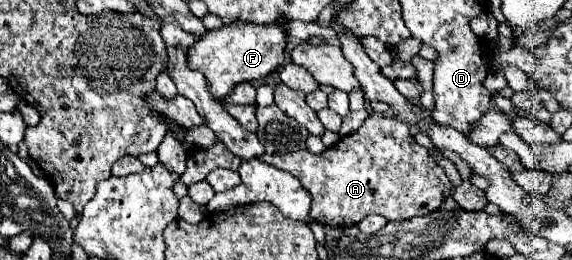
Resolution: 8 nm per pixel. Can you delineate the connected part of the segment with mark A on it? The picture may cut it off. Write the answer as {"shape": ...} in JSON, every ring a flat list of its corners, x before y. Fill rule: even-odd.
{"shape":[[380,113,370,115,356,133,342,137,318,155,304,149,286,155,264,153,258,159,292,173,312,197,310,217,330,227,352,227,370,213,378,213,388,221,428,215,452,195,448,175,430,153,414,141,410,127,398,117,384,117]]}

